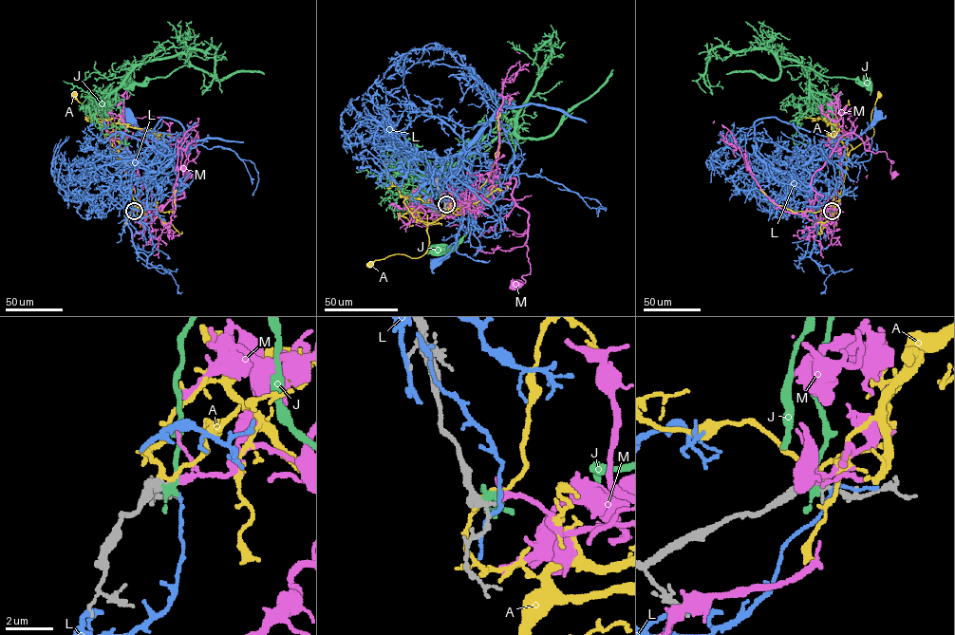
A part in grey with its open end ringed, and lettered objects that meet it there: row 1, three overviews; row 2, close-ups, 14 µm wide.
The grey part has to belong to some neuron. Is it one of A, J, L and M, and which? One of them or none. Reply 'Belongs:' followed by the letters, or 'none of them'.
Belongs: M

